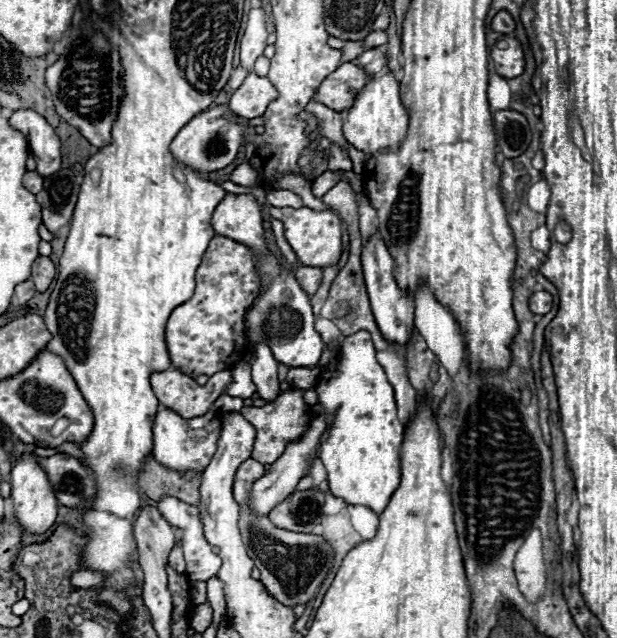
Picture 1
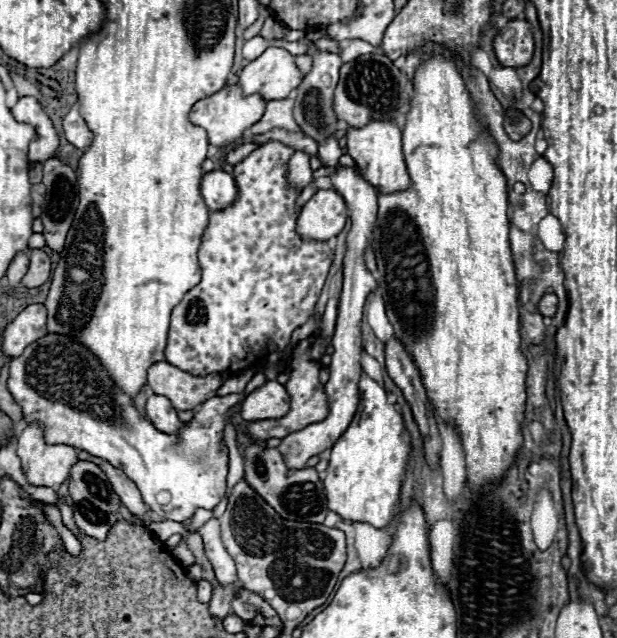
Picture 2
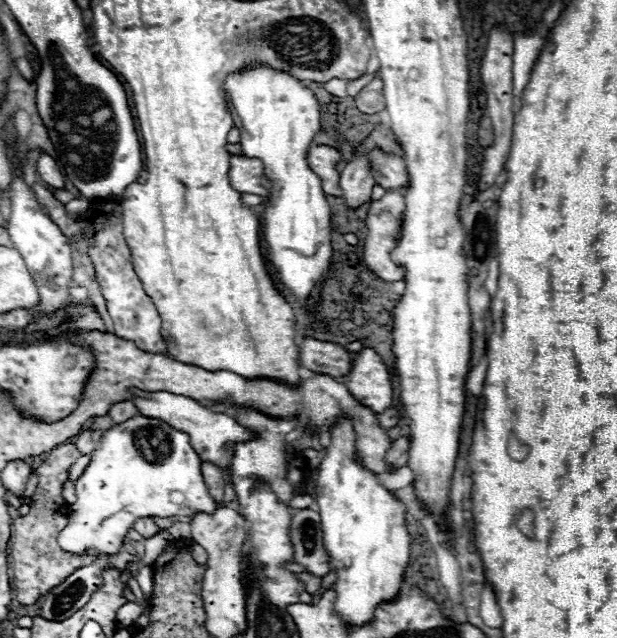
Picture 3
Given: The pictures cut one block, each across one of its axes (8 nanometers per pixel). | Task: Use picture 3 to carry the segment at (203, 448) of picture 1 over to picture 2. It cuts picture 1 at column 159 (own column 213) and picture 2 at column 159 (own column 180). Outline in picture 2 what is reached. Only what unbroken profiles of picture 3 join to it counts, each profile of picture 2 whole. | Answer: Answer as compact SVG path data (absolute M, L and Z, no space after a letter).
M156 394L152 398L148 398L146 418L154 424L156 430L160 430L164 434L178 434L186 426L186 422L178 420L178 414L172 408L170 400L164 396L156 396Z

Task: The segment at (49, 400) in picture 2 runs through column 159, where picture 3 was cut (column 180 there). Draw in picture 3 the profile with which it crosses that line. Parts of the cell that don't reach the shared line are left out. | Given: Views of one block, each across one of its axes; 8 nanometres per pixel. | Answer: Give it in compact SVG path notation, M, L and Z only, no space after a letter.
M126 420L106 430L100 448L92 452L90 466L76 480L76 498L58 544L80 556L116 554L124 534L140 516L192 516L216 508L188 434L174 430L164 420Z

